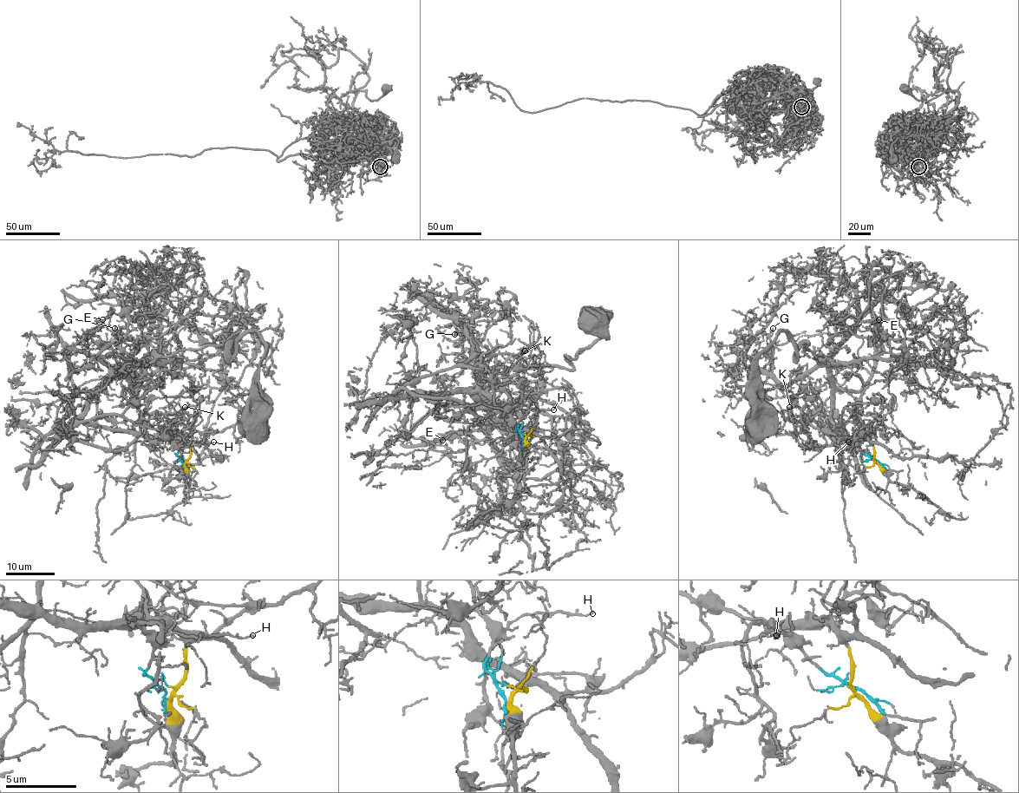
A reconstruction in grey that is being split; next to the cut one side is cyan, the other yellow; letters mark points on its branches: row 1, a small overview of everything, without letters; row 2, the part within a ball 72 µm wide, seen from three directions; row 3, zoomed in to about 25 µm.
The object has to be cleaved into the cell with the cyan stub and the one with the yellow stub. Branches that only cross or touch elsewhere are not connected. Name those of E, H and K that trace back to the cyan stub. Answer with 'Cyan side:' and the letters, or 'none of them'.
Cyan side: H, K

